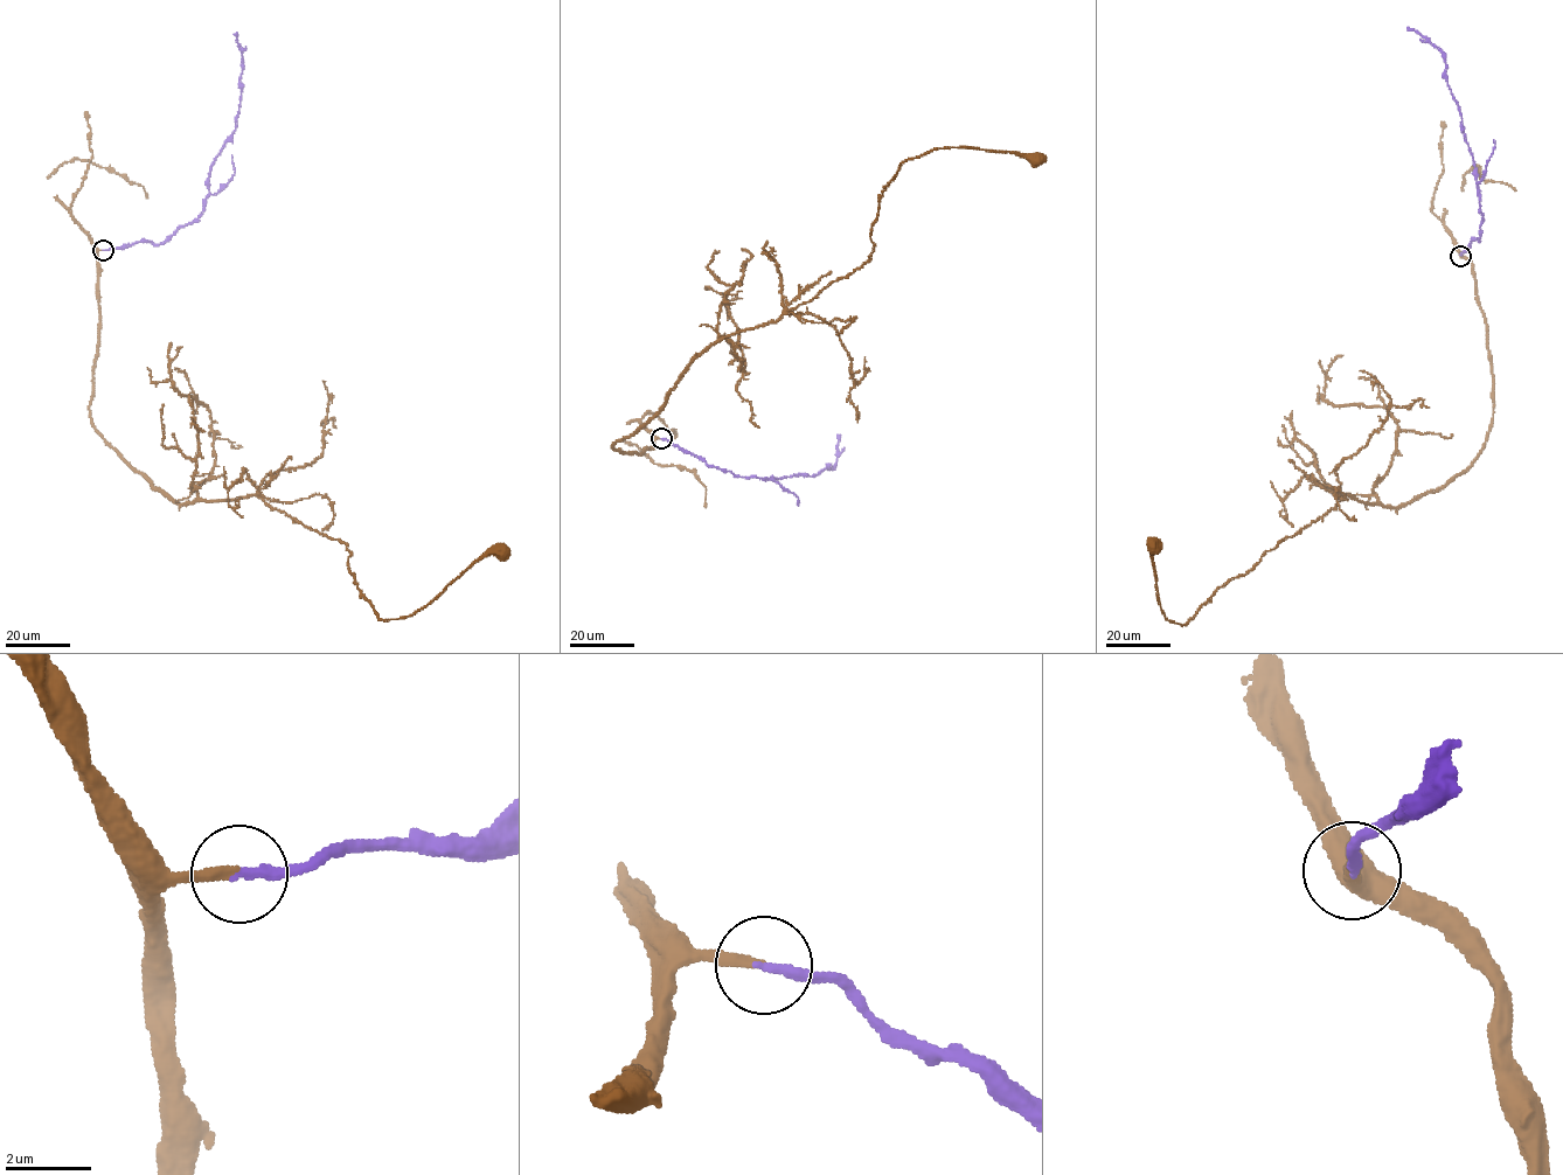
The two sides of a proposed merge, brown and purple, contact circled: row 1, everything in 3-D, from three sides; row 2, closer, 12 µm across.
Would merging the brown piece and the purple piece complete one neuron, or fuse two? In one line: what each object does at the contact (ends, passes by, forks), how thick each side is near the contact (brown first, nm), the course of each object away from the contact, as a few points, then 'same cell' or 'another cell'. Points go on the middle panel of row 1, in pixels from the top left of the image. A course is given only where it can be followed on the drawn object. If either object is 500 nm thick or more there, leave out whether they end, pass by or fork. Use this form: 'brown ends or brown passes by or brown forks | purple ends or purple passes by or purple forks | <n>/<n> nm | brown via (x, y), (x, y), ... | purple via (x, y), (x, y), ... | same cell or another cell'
brown ends | purple ends | 240/240 nm | brown via (661, 439), (639, 454), (611, 446), (710, 346), (861, 268), (904, 160), (961, 147), (1036, 158) | purple via (661, 439), (736, 477), (775, 480), (814, 475), (828, 466), (832, 468), (841, 435) | same cell

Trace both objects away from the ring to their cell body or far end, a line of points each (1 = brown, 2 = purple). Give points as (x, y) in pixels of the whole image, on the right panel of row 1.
1: (1461, 256), (1493, 377), (1492, 421), (1472, 465), (1397, 507), (1346, 494), (1183, 625), (1161, 610), (1153, 544)
2: (1461, 256), (1471, 241), (1479, 241), (1484, 220), (1475, 168), (1459, 106), (1444, 74), (1444, 54), (1408, 27)

